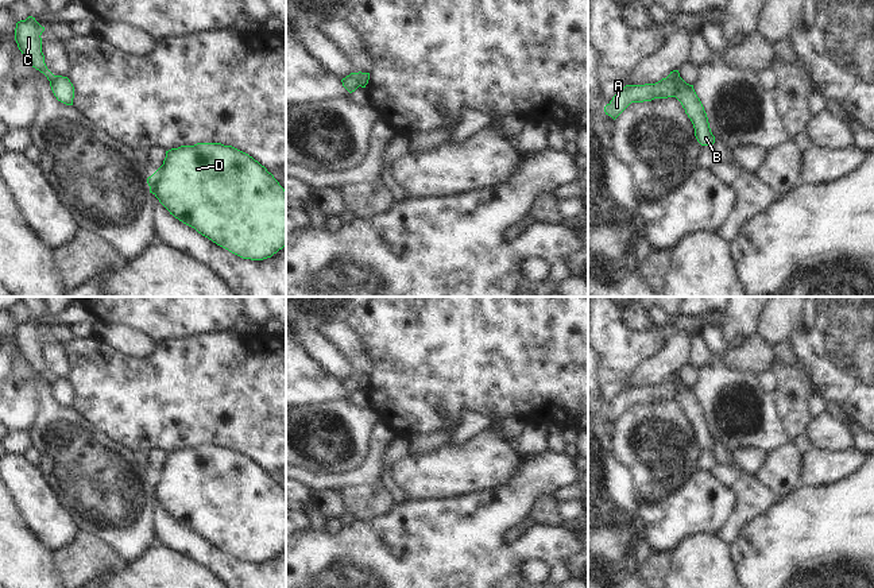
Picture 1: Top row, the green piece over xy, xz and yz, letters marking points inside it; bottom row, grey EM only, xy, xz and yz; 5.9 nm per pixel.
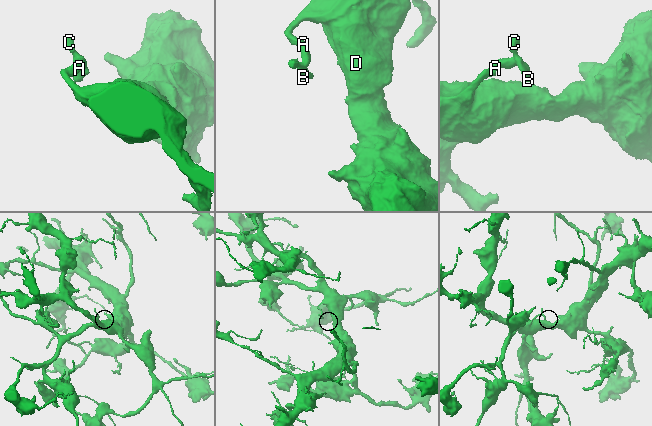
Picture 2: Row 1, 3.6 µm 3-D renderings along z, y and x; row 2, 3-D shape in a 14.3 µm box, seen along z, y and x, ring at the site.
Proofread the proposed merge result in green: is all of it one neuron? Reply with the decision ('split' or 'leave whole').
split

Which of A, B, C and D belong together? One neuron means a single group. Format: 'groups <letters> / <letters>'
groups A D / B C

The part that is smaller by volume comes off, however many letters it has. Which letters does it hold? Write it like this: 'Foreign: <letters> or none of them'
Foreign: B, C

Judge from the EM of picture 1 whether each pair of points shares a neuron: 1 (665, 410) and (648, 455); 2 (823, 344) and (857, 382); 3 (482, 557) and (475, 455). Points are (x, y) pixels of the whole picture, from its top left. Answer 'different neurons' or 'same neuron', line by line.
1: same neuron
2: same neuron
3: different neurons

